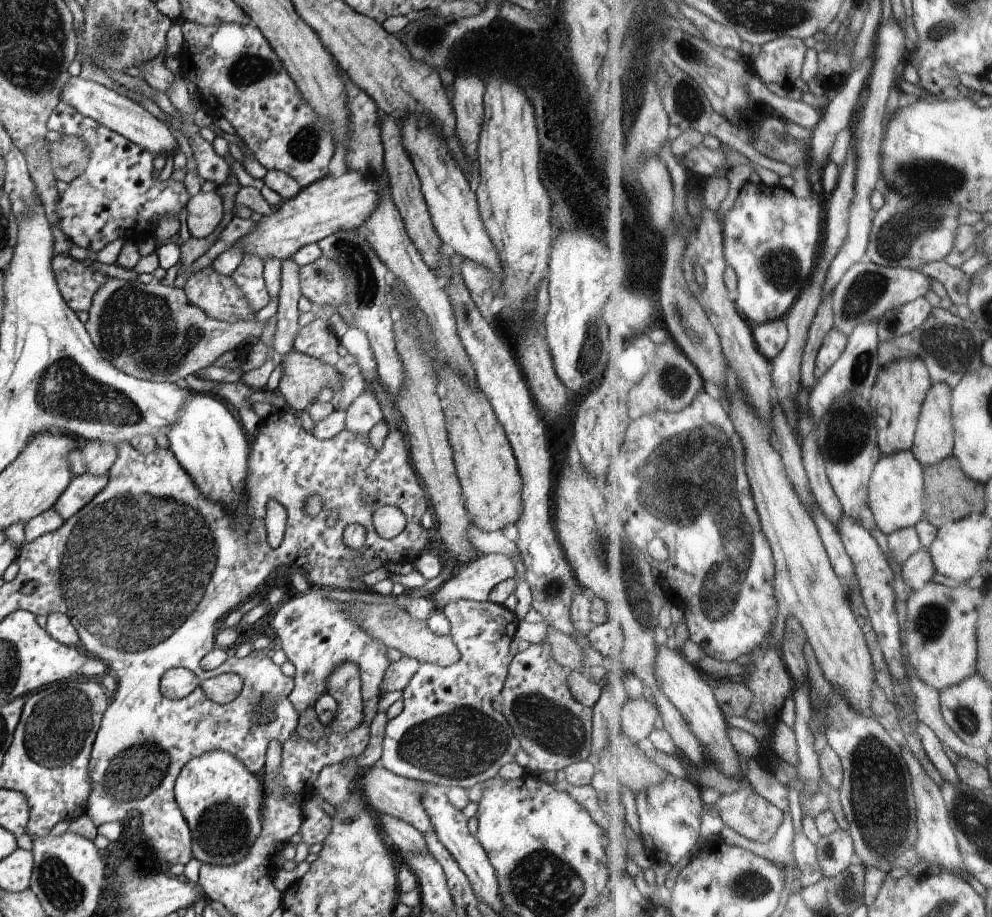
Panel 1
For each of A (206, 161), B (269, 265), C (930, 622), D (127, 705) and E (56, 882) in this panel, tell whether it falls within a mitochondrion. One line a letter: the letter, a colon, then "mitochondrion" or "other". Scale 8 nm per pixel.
A: other
B: other
C: mitochondrion
D: other
E: mitochondrion

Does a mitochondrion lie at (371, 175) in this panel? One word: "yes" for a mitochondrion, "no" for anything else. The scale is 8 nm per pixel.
no

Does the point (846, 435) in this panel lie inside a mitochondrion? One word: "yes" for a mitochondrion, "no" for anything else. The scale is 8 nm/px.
yes

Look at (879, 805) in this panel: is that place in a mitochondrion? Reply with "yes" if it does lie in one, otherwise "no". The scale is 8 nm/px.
yes

